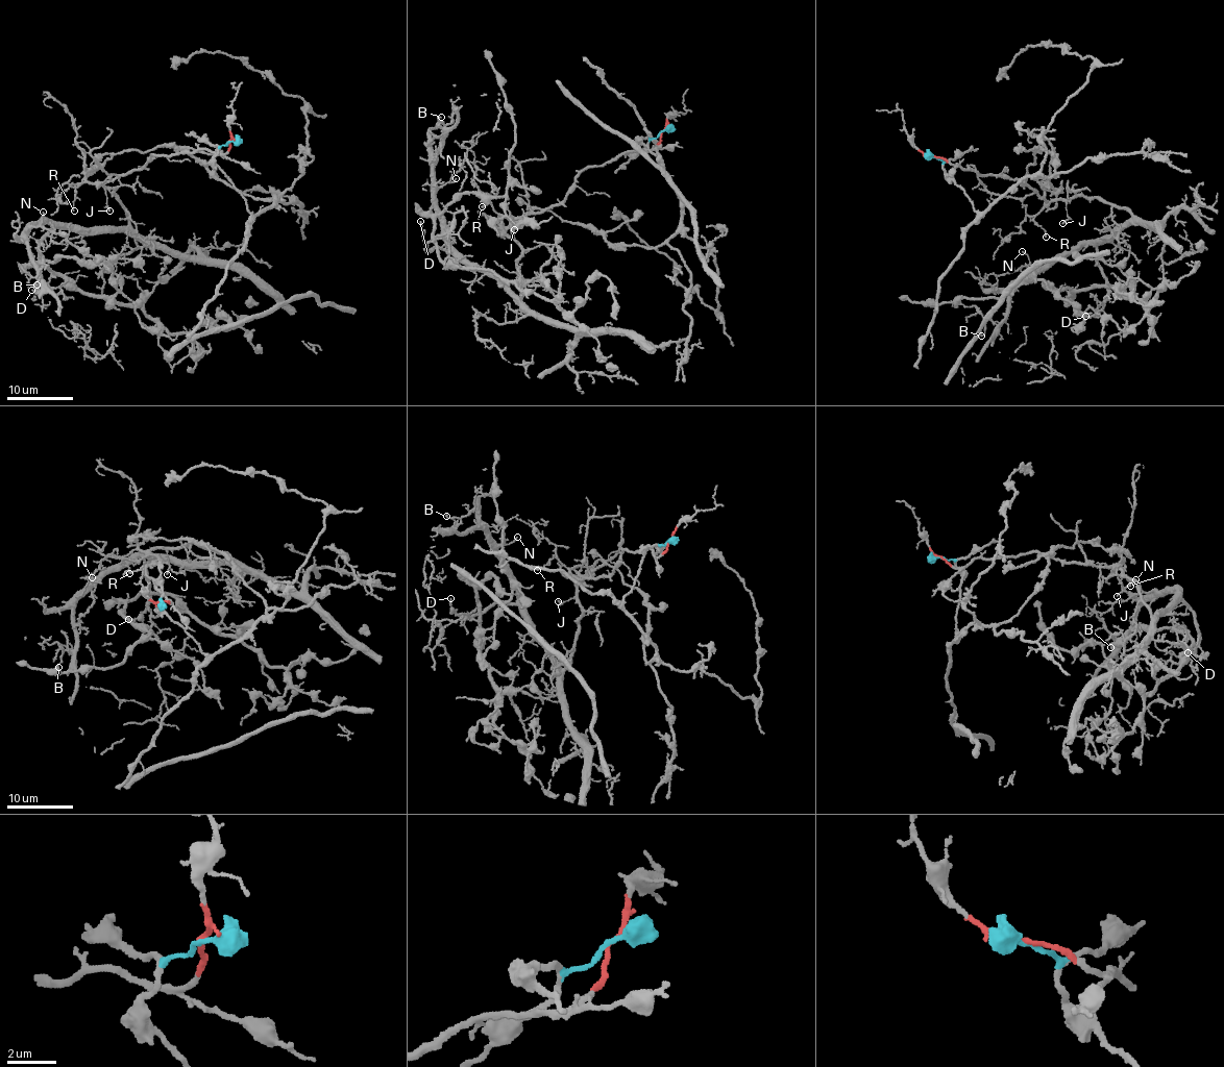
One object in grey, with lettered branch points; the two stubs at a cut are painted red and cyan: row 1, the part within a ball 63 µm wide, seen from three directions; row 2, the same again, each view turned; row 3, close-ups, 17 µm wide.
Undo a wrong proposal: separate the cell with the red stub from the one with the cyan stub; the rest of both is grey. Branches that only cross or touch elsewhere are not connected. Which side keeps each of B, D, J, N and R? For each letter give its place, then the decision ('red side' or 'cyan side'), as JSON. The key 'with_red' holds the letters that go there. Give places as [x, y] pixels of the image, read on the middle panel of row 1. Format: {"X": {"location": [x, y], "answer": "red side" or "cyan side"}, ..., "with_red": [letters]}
{"B": {"location": [441, 117], "answer": "red side"}, "D": {"location": [420, 221], "answer": "red side"}, "J": {"location": [514, 229], "answer": "red side"}, "N": {"location": [456, 178], "answer": "red side"}, "R": {"location": [482, 206], "answer": "red side"}, "with_red": ["B", "D", "J", "N", "R"]}

